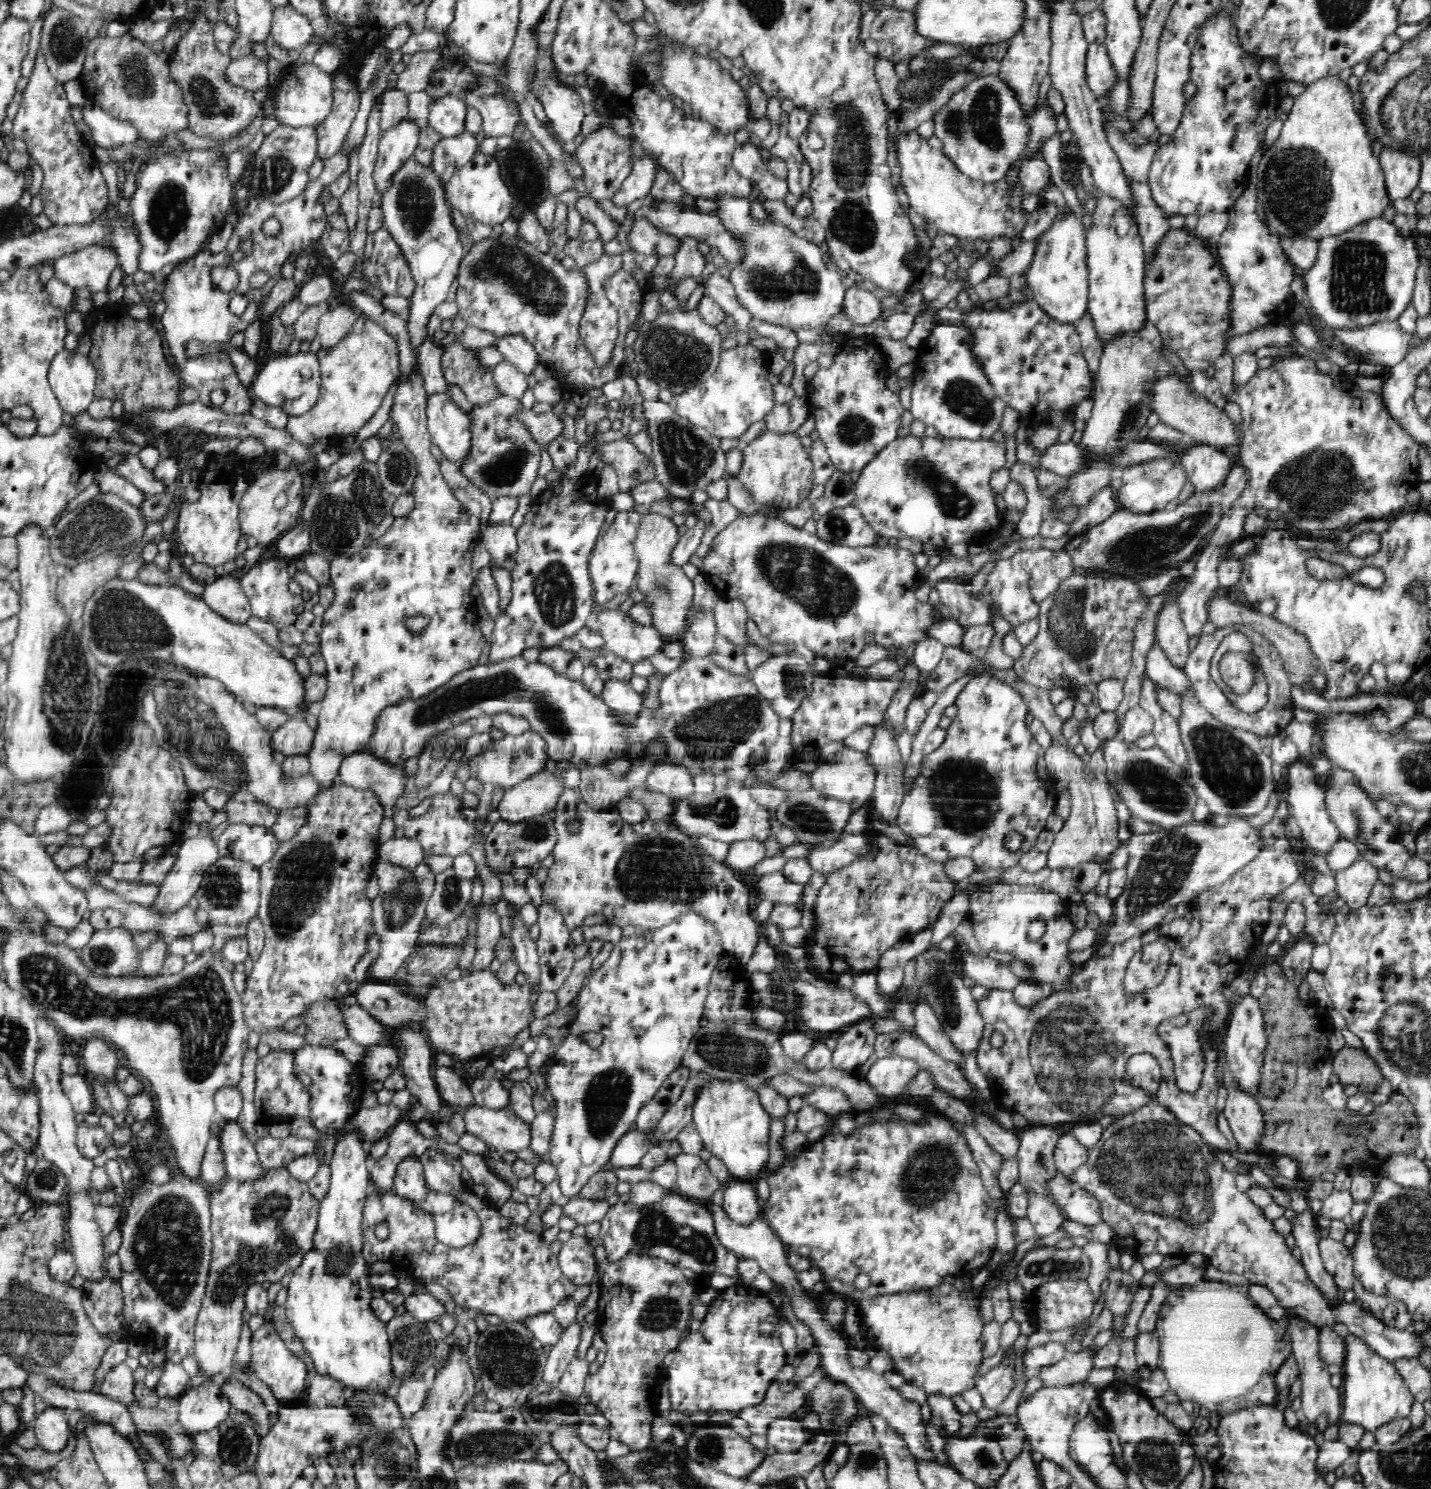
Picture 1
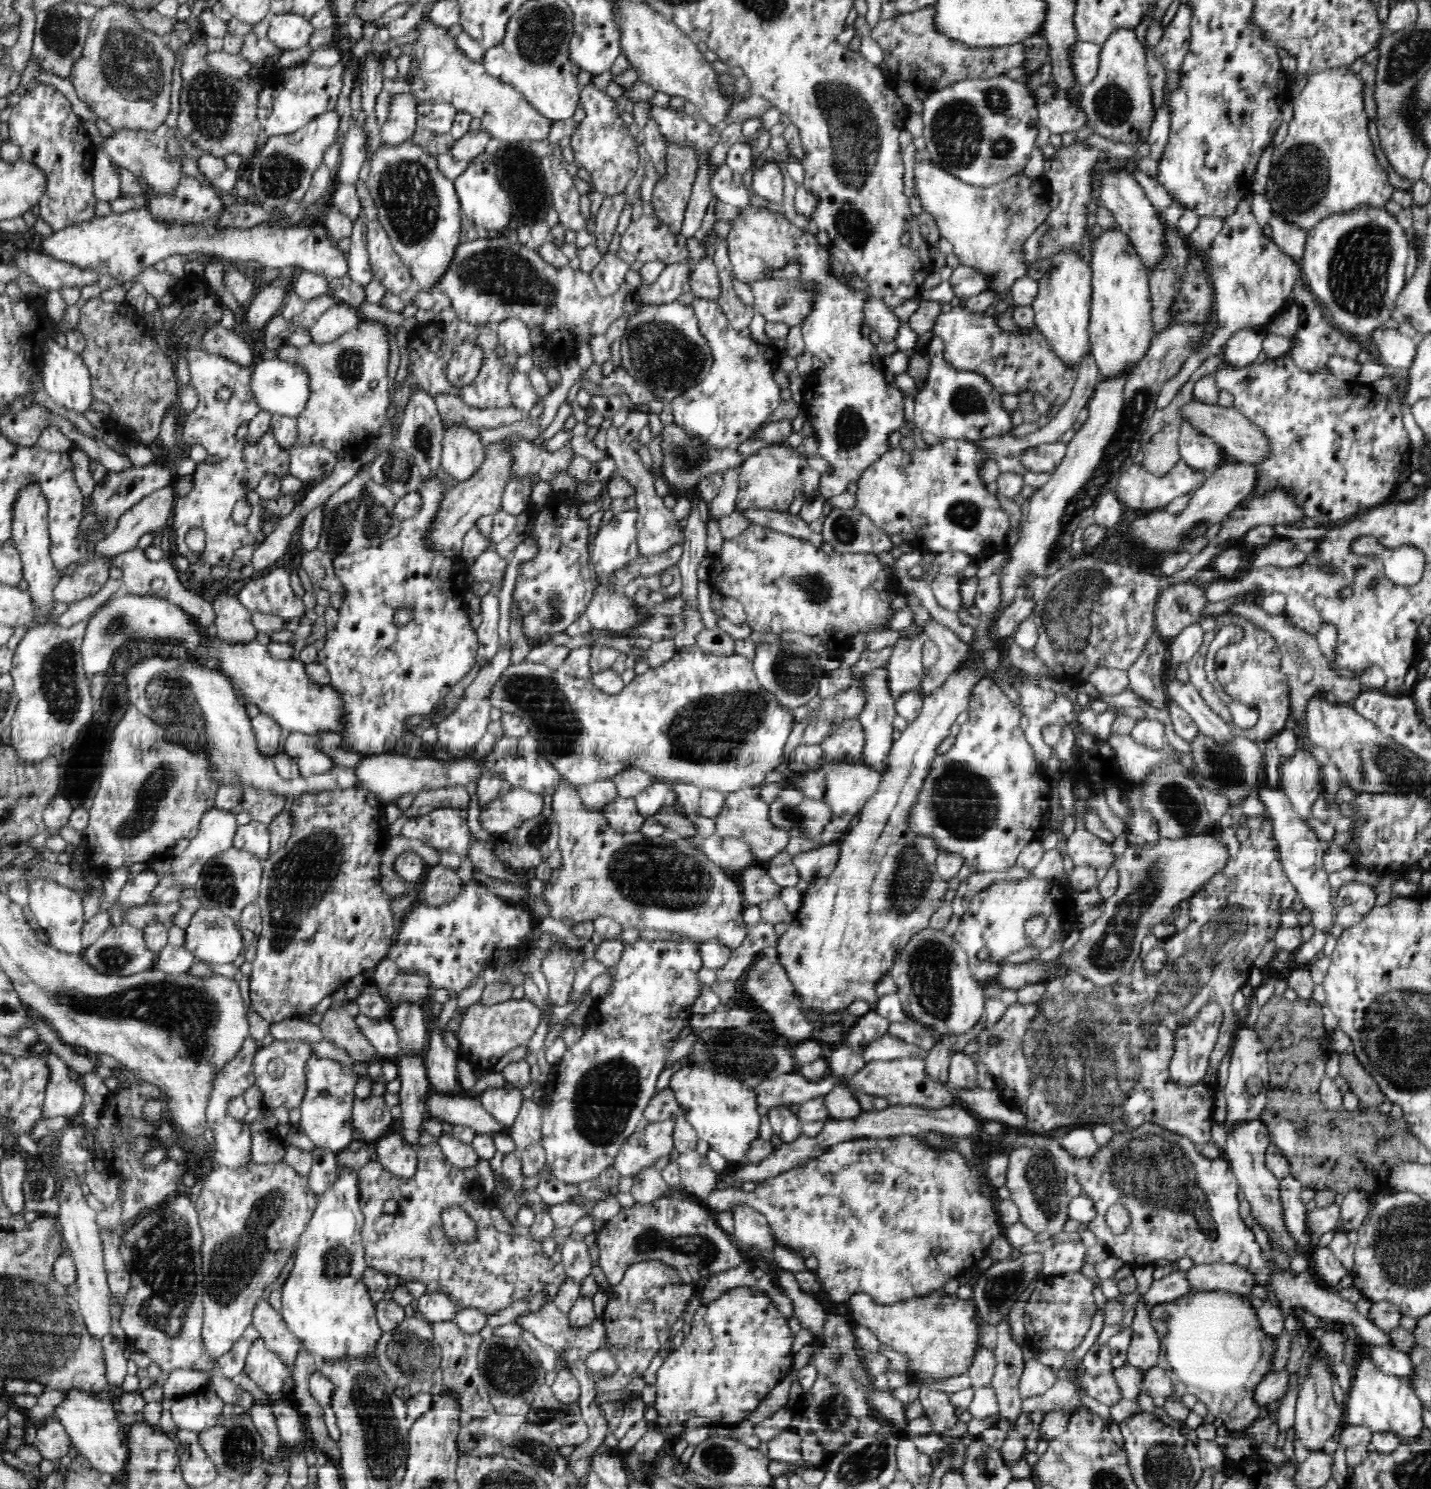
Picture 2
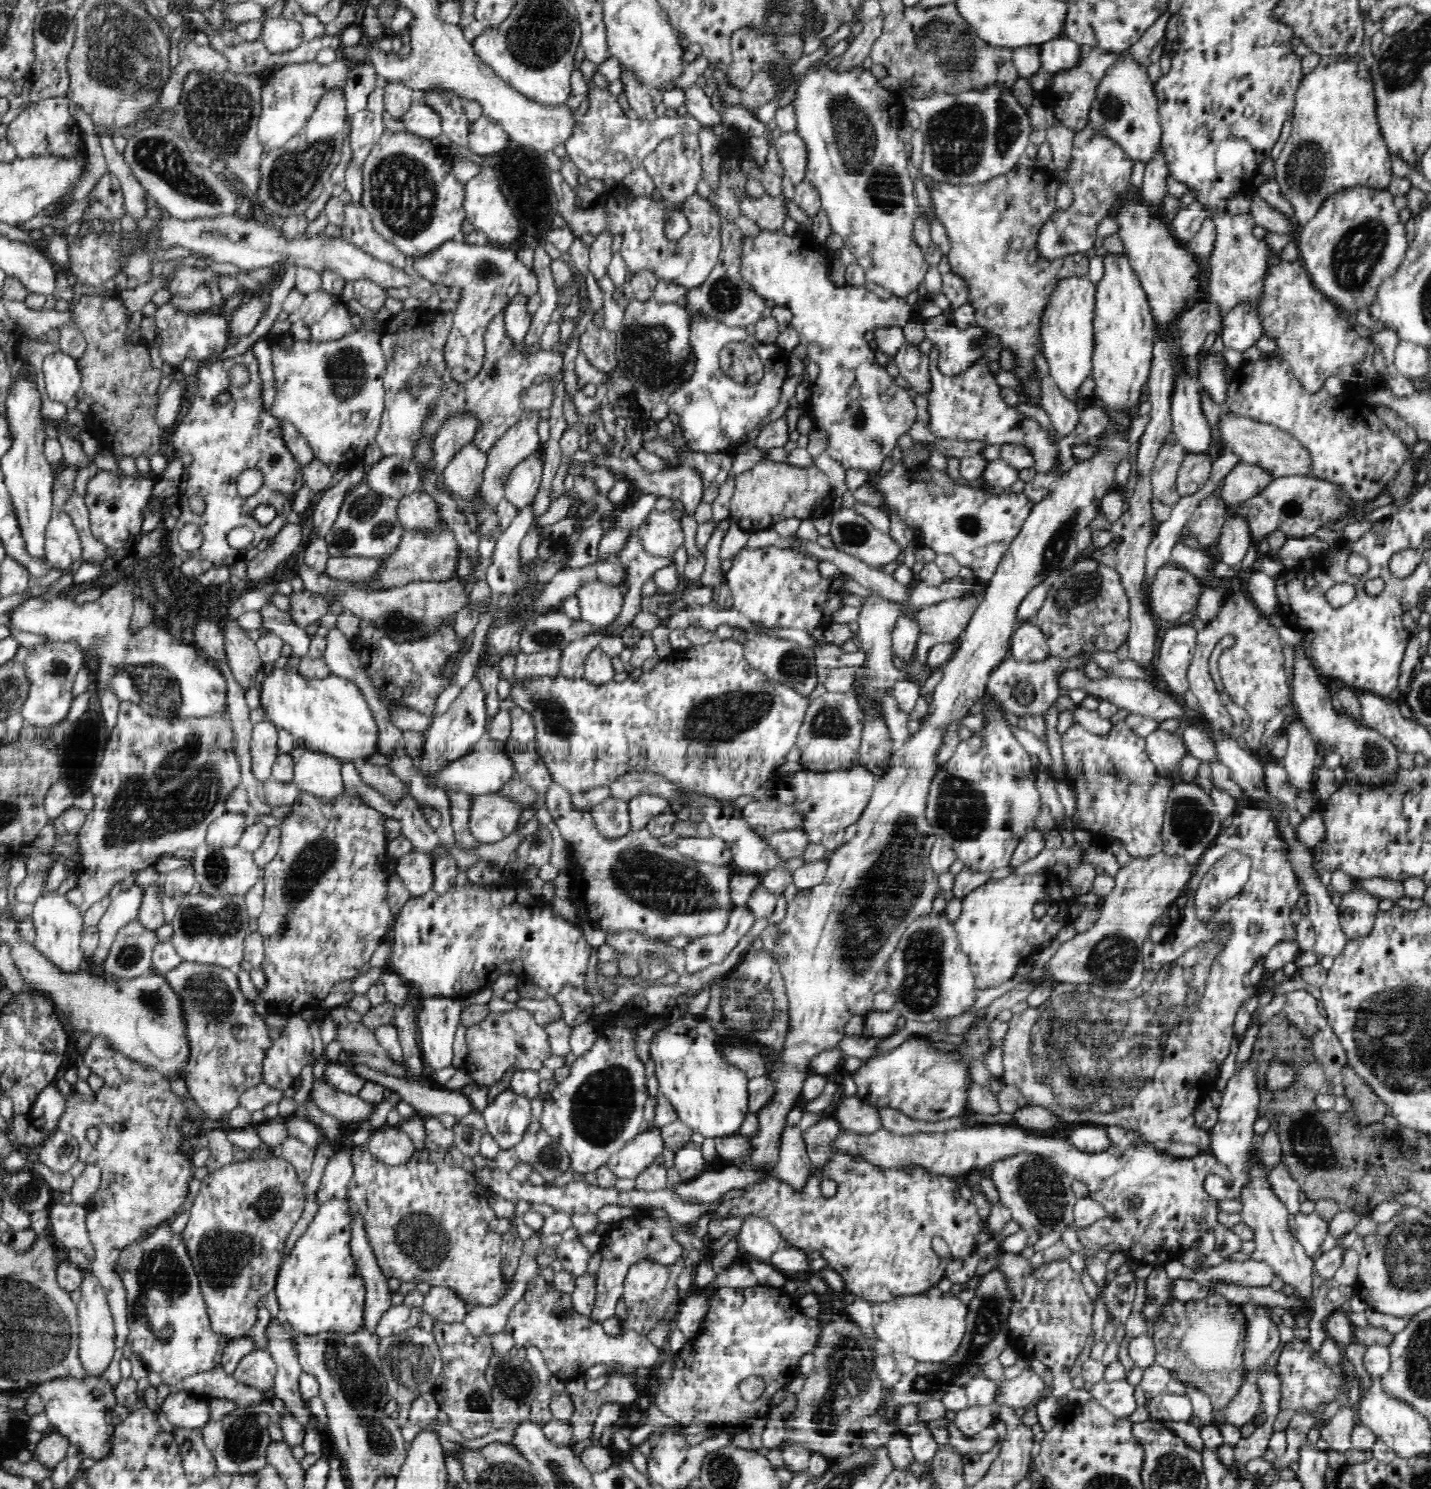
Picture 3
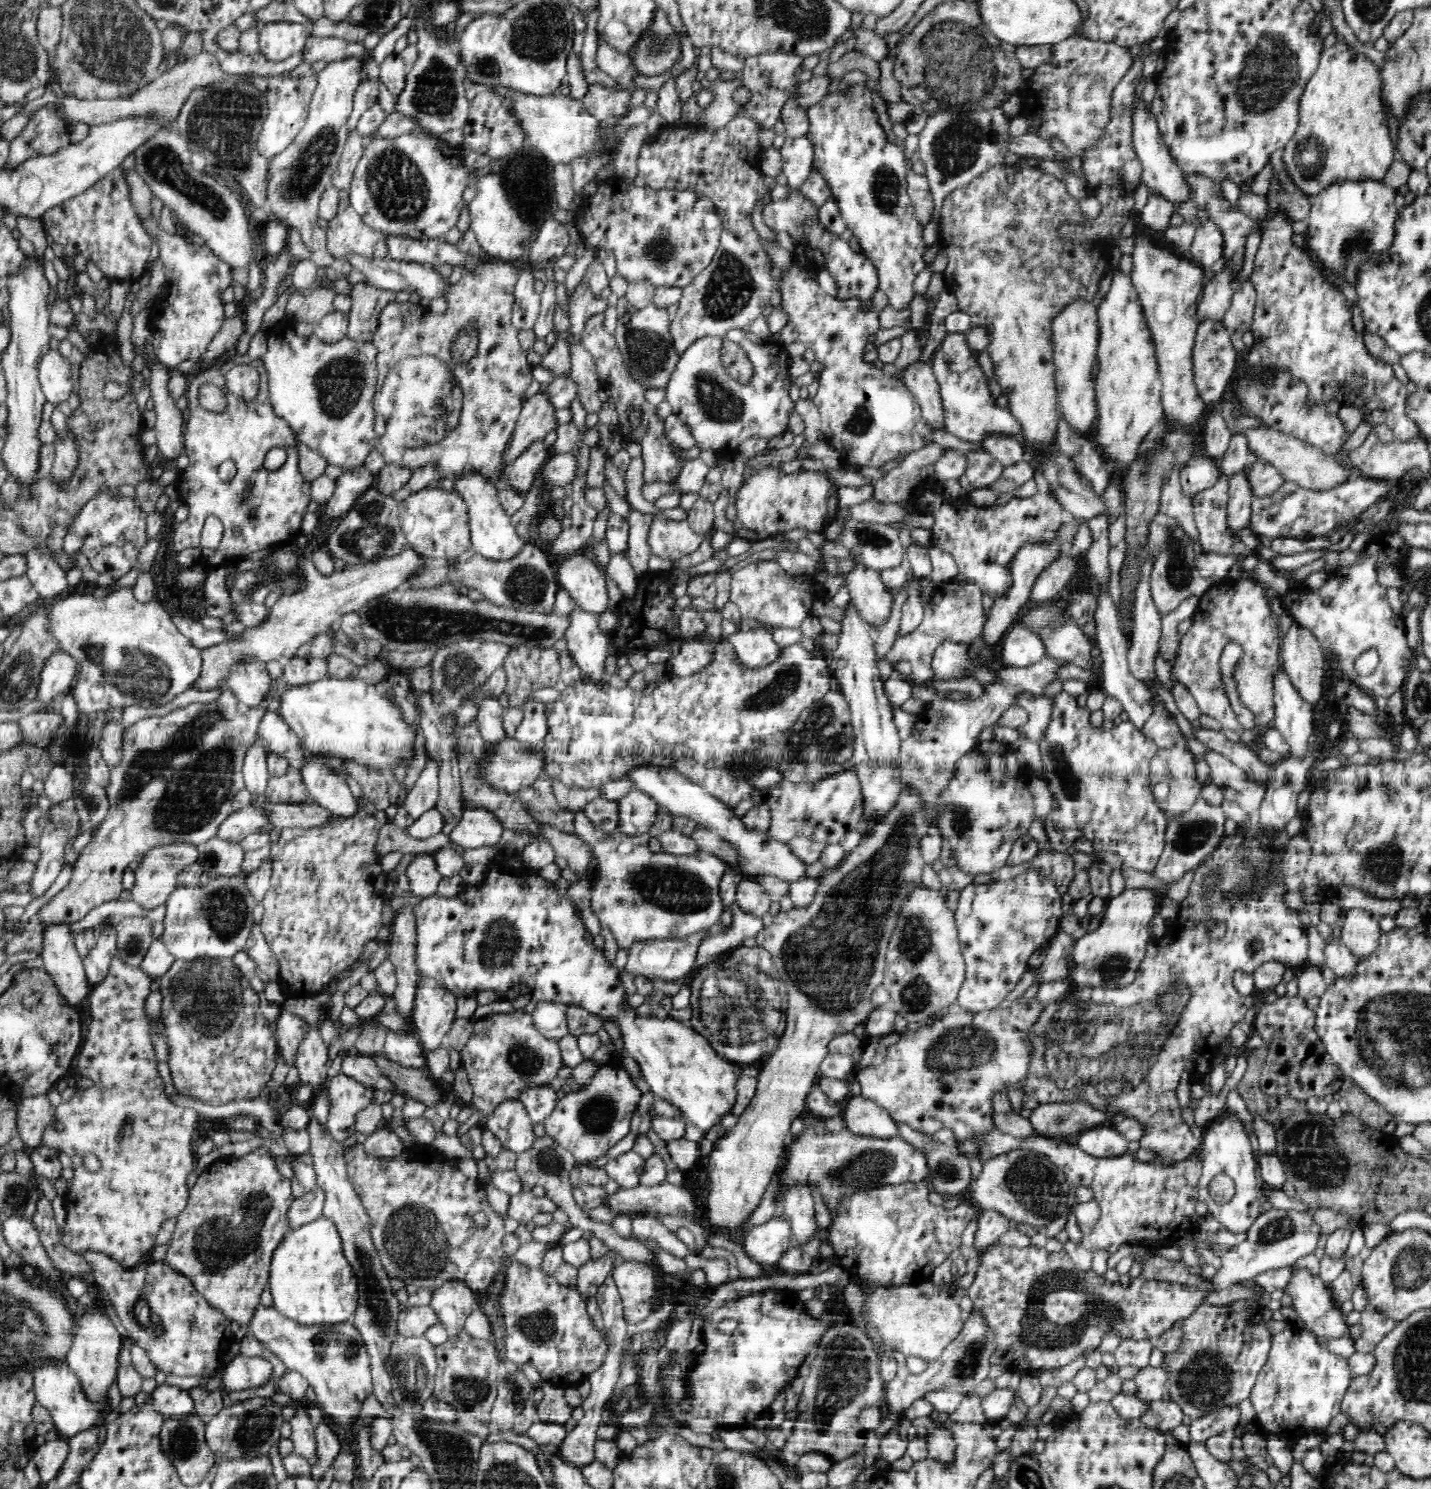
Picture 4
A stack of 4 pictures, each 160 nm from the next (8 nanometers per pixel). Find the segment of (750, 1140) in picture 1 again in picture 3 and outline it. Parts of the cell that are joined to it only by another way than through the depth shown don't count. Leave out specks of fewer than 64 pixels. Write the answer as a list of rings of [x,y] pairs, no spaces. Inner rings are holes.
[[[677,1018],[655,1034],[650,1044],[650,1057],[655,1062],[654,1074],[658,1080],[659,1091],[672,1103],[679,1119],[704,1138],[737,1134],[741,1122],[749,1113],[749,1078],[746,1073],[723,1058],[717,1042],[709,1034],[700,1029],[688,1028]]]

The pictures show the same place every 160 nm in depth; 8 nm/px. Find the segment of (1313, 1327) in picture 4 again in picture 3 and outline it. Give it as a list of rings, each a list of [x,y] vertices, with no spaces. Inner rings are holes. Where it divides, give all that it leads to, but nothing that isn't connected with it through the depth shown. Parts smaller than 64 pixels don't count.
[[[1248,1158],[1248,1182],[1244,1184],[1243,1192],[1241,1195],[1241,1202],[1243,1209],[1241,1211],[1241,1221],[1252,1228],[1254,1233],[1254,1244],[1256,1248],[1254,1252],[1251,1253],[1250,1258],[1268,1263],[1274,1271],[1276,1271],[1277,1276],[1279,1276],[1288,1286],[1294,1288],[1294,1293],[1299,1294],[1299,1298],[1305,1300],[1305,1302],[1310,1302],[1312,1300],[1312,1276],[1314,1276],[1314,1261],[1305,1253],[1305,1248],[1297,1241],[1297,1237],[1293,1235],[1292,1229],[1289,1228],[1289,1212],[1285,1207],[1285,1203],[1280,1200],[1273,1190],[1273,1182],[1268,1179],[1268,1168],[1256,1164],[1256,1160],[1252,1158],[1252,1170],[1249,1170],[1249,1158]]]

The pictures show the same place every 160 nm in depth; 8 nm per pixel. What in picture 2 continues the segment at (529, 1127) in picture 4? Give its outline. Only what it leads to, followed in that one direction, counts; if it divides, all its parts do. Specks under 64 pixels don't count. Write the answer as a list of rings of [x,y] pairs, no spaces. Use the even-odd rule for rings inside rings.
[[[506,1085],[486,1089],[476,1098],[498,1122],[511,1129],[522,1106],[523,1095],[520,1089]]]

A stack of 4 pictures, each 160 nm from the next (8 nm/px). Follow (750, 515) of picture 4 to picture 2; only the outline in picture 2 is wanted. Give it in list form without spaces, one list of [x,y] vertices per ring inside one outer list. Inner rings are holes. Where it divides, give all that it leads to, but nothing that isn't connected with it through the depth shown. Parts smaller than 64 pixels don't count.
[[[786,443],[770,445],[758,450],[754,456],[746,458],[739,474],[739,492],[736,511],[768,509],[768,511],[788,512],[794,502],[794,494],[804,493],[808,499],[819,493],[821,474],[810,468],[802,450],[789,448]]]

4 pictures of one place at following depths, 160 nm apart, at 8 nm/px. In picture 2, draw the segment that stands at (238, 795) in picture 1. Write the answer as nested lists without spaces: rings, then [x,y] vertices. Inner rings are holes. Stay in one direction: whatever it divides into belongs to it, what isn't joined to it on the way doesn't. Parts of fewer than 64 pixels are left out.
[[[246,788],[240,803],[248,811],[252,820],[269,825],[274,817],[284,810],[287,801],[288,799],[278,796],[278,793],[254,792]]]

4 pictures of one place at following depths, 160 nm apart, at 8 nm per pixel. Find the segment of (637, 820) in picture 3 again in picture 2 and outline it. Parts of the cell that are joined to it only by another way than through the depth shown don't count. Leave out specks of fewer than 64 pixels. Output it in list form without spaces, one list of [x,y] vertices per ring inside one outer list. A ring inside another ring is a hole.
[[[664,777],[655,778],[651,784],[634,797],[638,812],[646,819],[656,812],[672,806],[676,801],[674,783],[666,781]]]

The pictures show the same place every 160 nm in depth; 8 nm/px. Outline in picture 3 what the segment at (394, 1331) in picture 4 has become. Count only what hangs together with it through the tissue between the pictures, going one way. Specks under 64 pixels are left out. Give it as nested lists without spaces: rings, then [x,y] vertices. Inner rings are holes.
[[[350,1204],[350,1211],[354,1211],[354,1224],[352,1224],[352,1240],[350,1247],[353,1259],[357,1264],[357,1273],[363,1278],[365,1284],[365,1318],[364,1330],[374,1331],[378,1326],[378,1320],[386,1312],[392,1302],[393,1291],[388,1287],[388,1279],[383,1275],[378,1261],[367,1242],[366,1231],[363,1230],[362,1215]]]

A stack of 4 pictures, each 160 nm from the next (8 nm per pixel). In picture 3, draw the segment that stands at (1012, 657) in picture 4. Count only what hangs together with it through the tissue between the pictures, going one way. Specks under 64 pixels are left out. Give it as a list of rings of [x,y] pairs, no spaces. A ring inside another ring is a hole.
[[[1033,621],[1019,623],[1010,641],[1010,656],[1020,662],[1038,662],[1050,655],[1046,637]]]

